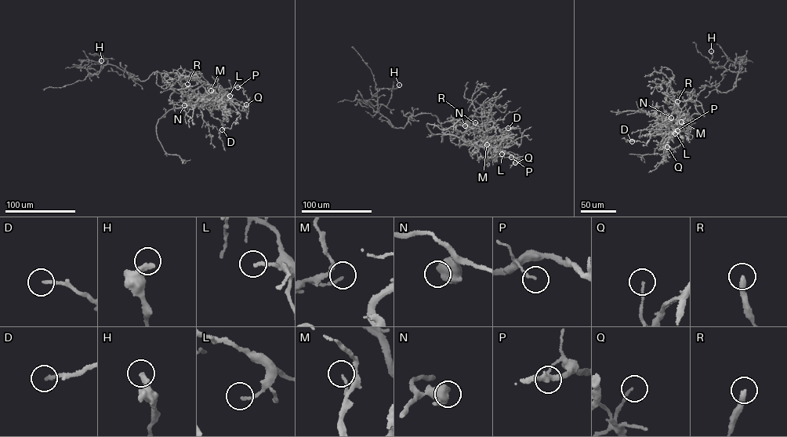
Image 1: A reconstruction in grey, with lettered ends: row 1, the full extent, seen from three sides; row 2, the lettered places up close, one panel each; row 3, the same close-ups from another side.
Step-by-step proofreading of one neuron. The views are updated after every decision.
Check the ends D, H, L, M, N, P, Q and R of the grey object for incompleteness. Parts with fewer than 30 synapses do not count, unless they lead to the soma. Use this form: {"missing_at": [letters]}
{"missing_at": []}

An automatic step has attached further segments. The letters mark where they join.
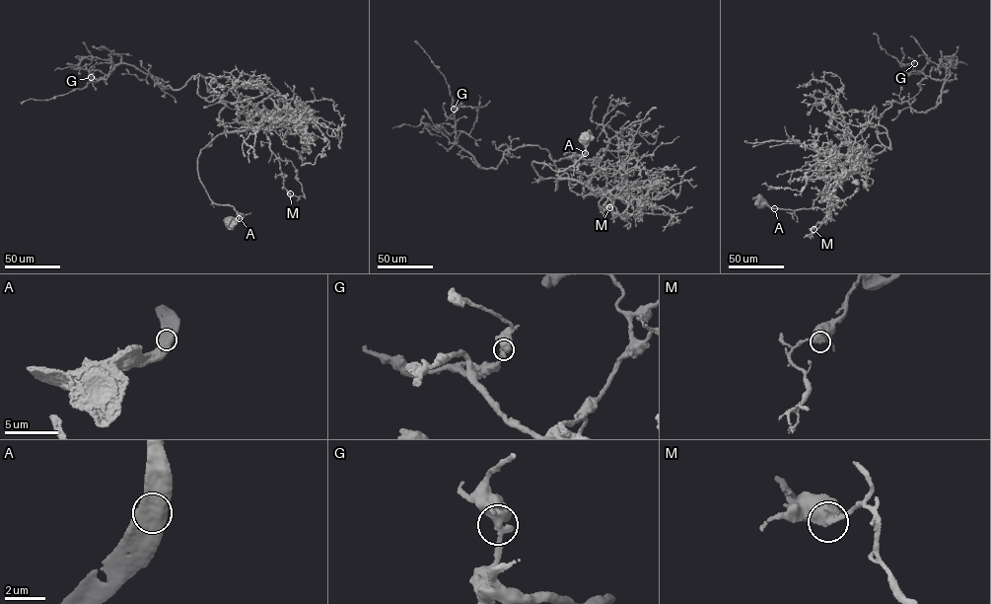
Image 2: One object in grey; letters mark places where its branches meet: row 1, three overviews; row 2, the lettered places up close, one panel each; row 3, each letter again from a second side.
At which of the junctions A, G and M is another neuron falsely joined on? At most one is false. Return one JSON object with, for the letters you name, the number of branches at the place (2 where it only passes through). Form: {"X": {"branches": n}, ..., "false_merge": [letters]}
{"false_merge": []}

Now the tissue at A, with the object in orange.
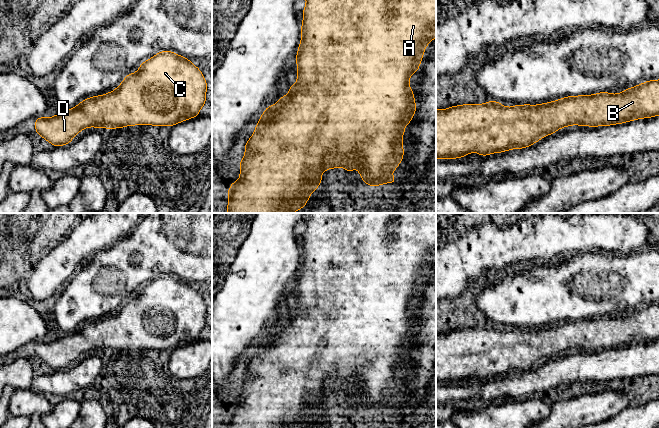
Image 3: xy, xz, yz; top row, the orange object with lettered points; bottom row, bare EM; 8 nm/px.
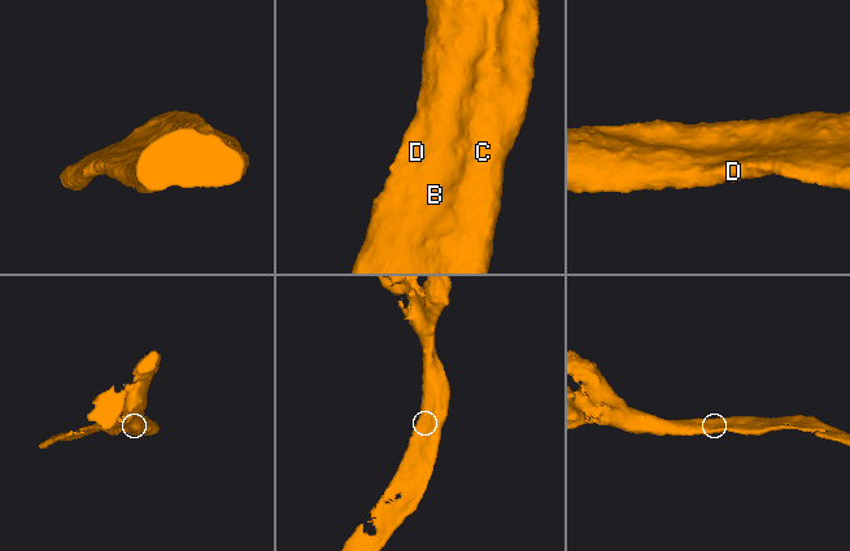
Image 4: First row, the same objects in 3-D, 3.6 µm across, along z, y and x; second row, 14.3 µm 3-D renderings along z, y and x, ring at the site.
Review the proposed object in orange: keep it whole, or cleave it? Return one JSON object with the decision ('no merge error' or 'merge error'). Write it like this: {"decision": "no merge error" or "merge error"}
{"decision": "no merge error"}

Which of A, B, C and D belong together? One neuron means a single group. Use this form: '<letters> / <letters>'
A B C D

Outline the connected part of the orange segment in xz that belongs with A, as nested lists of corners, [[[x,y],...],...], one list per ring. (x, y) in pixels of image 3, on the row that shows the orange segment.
[[[306,0],[302,12],[301,42],[294,59],[298,65],[297,82],[289,86],[287,96],[281,95],[276,104],[265,109],[253,135],[245,143],[245,155],[240,161],[240,178],[228,190],[227,213],[294,213],[306,205],[310,194],[323,182],[322,172],[337,167],[344,168],[346,172],[352,172],[356,168],[368,186],[397,182],[391,174],[397,171],[403,160],[402,136],[405,126],[412,121],[416,112],[415,95],[409,86],[409,79],[411,74],[418,72],[428,43],[436,38],[436,0]]]

